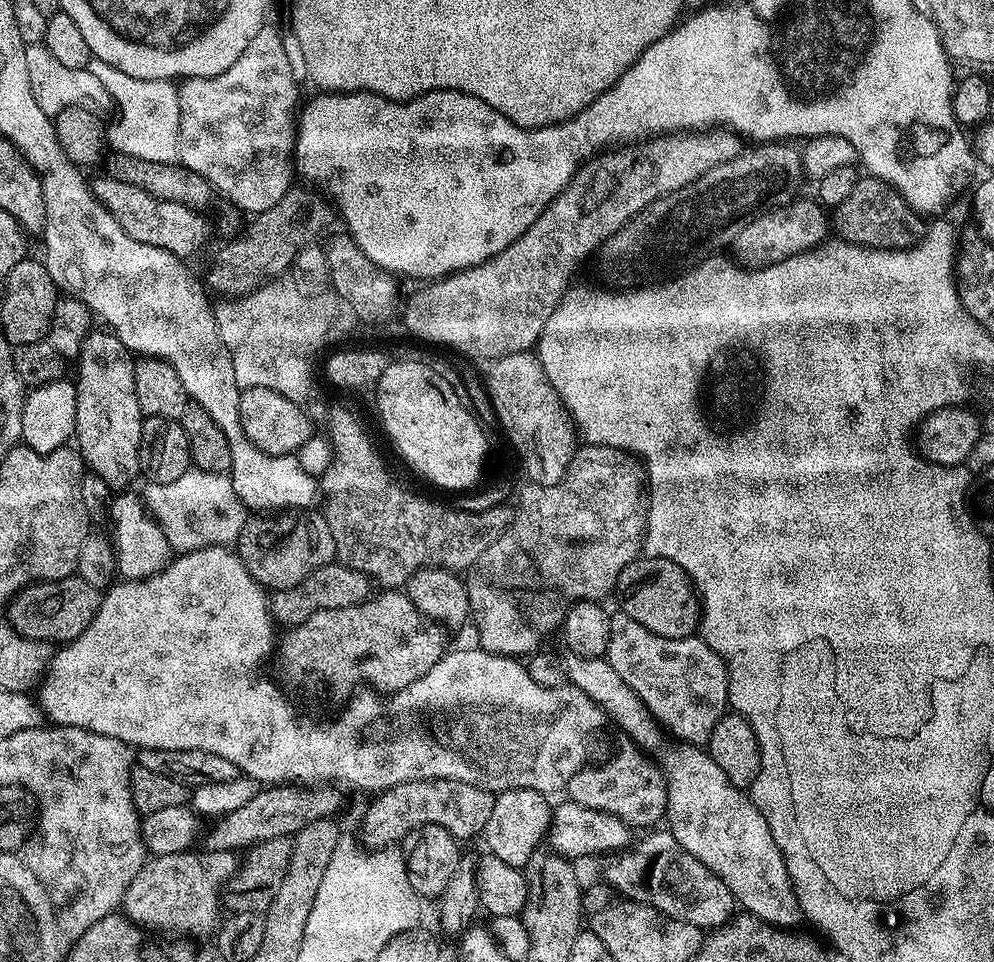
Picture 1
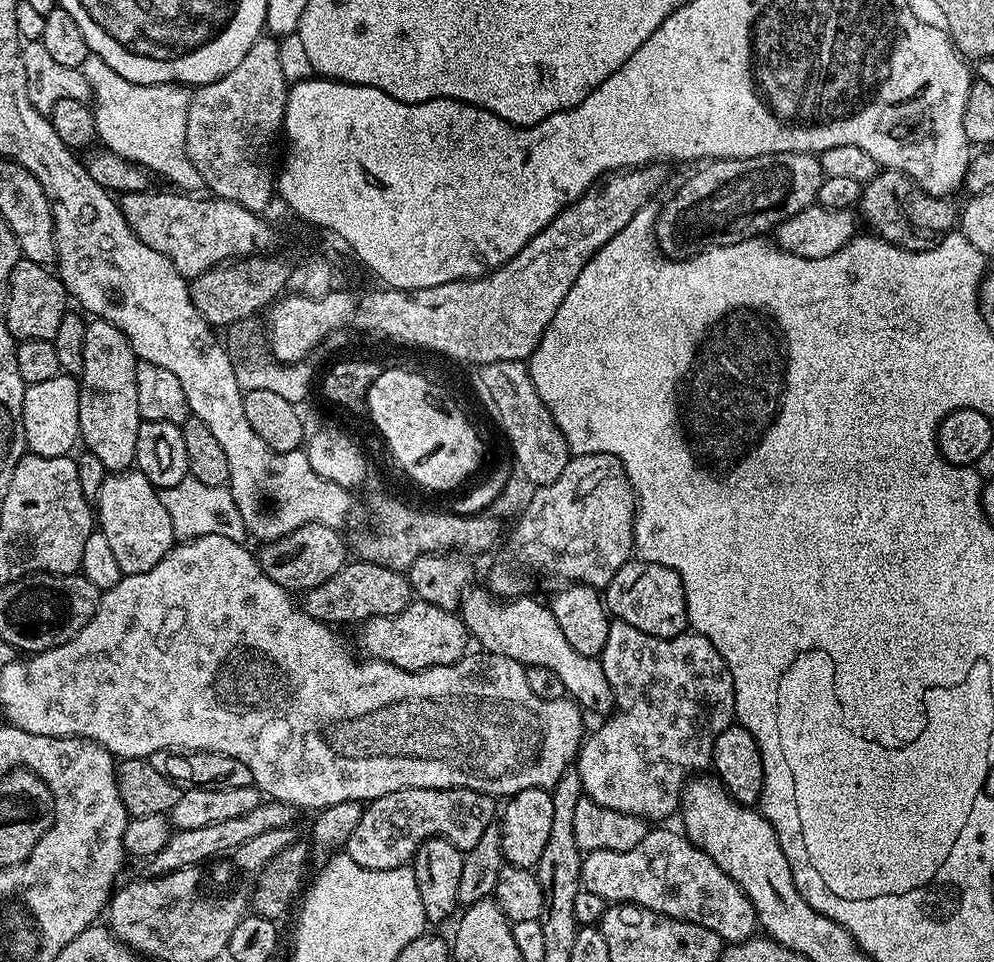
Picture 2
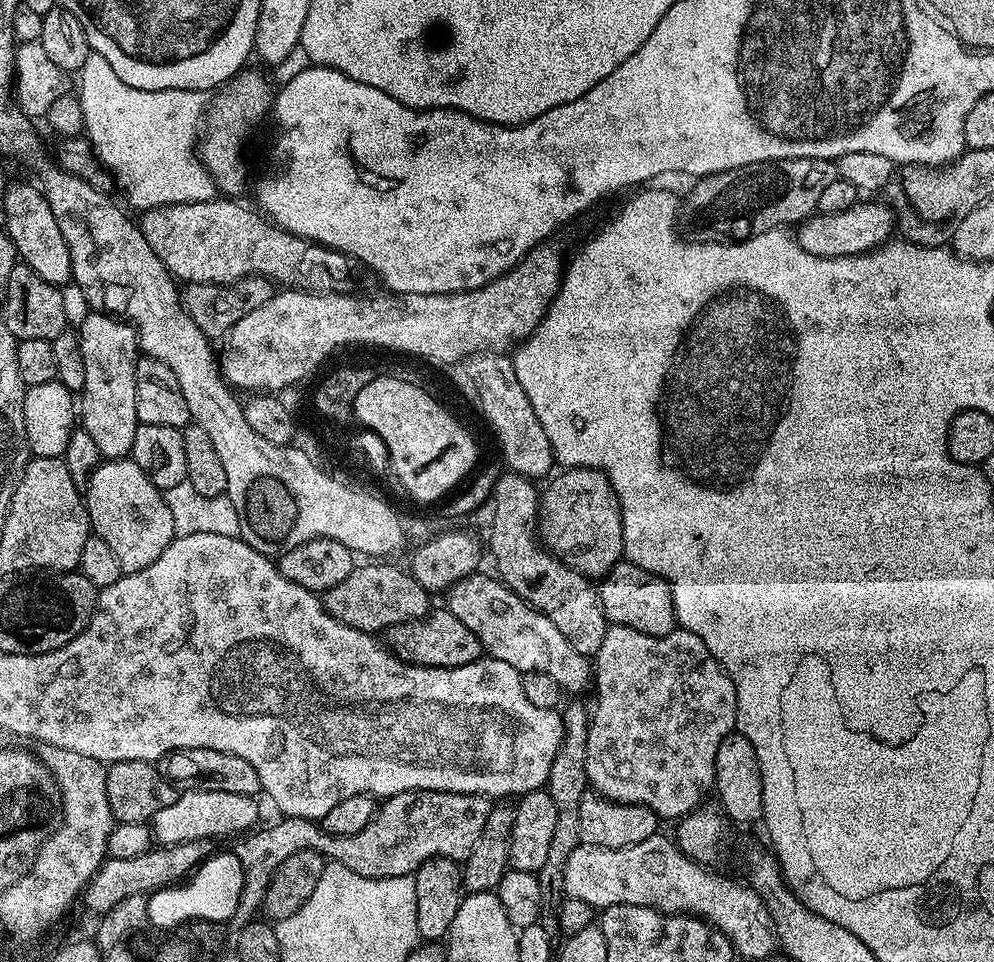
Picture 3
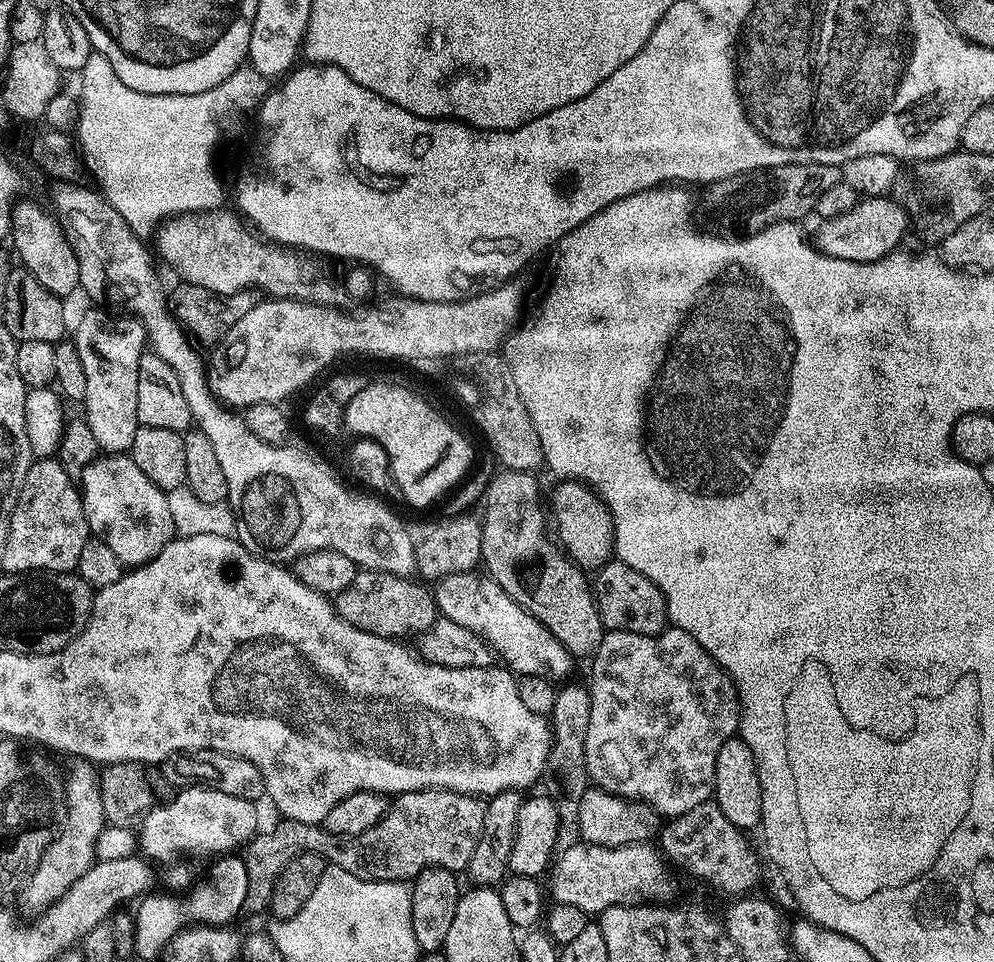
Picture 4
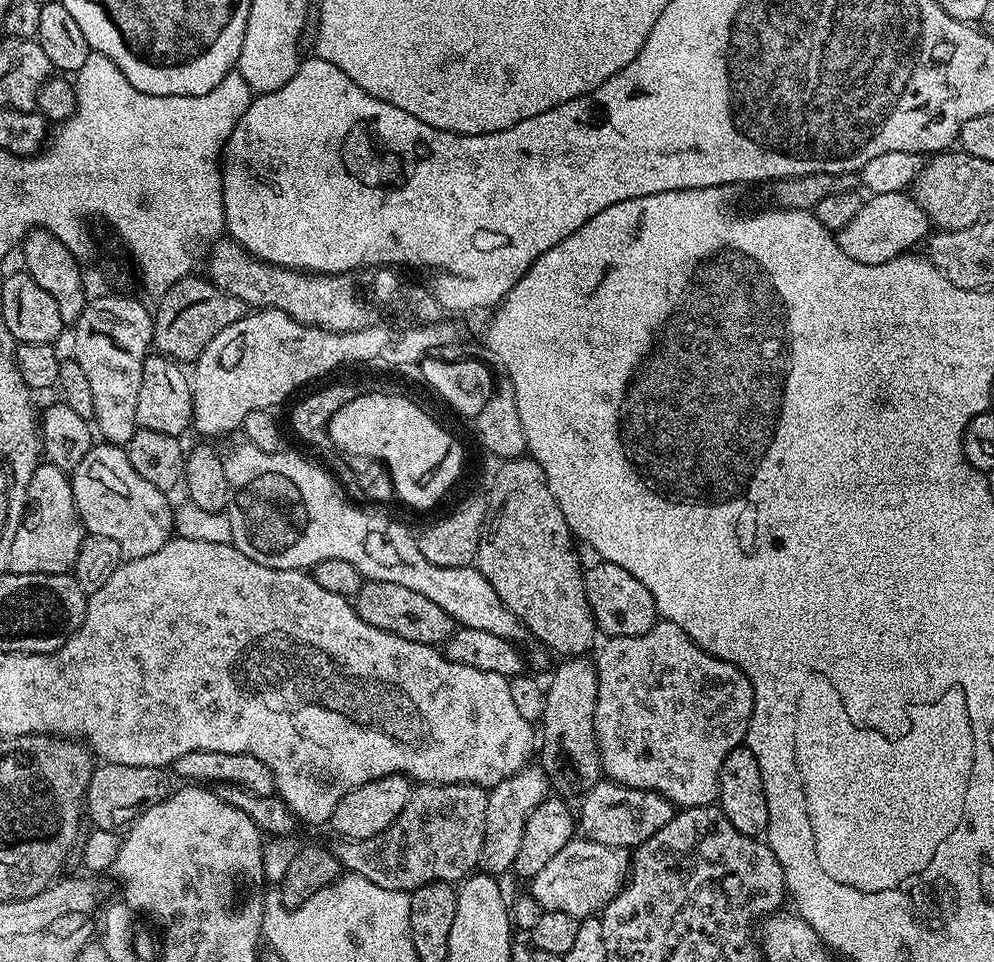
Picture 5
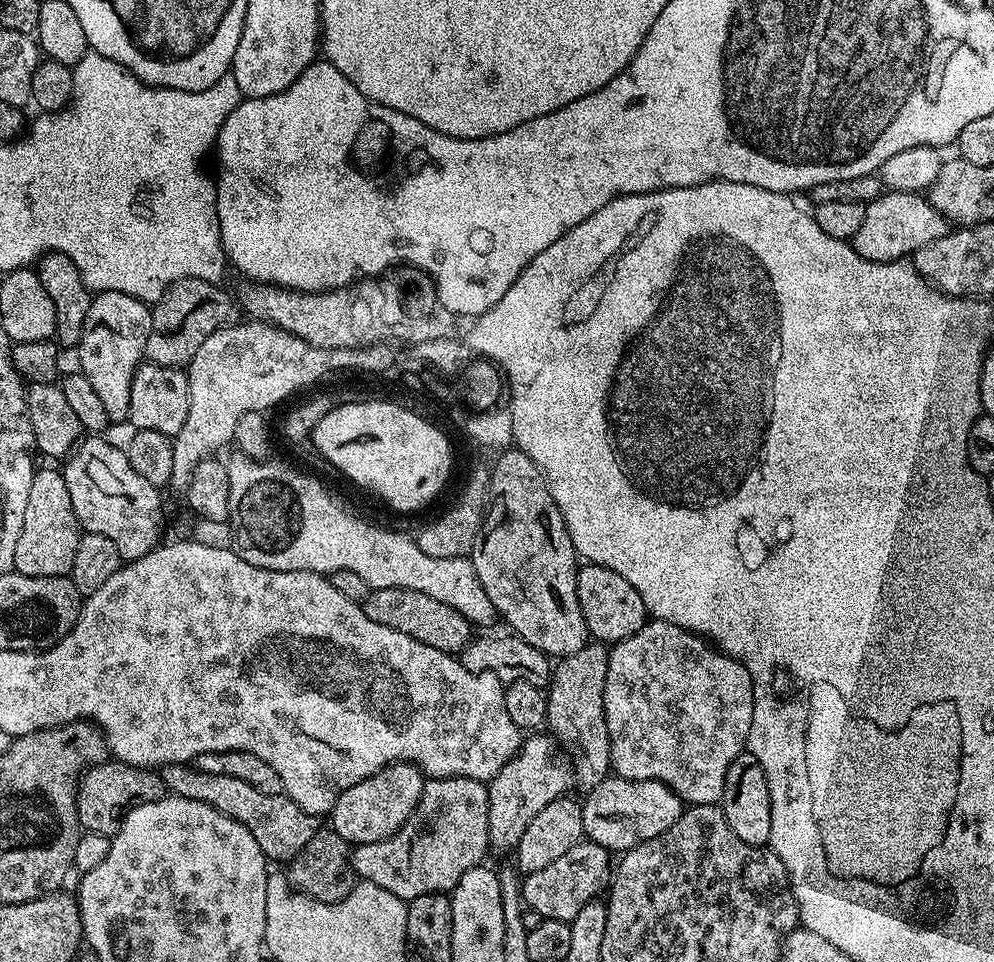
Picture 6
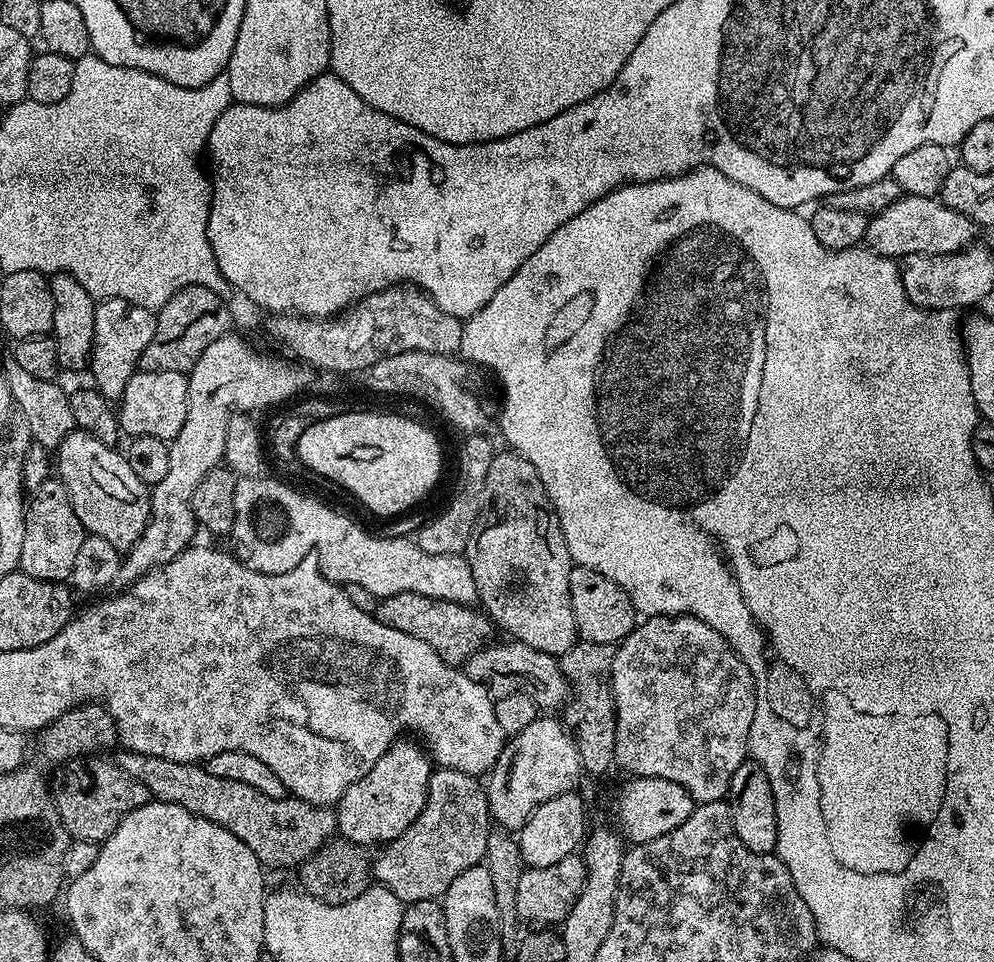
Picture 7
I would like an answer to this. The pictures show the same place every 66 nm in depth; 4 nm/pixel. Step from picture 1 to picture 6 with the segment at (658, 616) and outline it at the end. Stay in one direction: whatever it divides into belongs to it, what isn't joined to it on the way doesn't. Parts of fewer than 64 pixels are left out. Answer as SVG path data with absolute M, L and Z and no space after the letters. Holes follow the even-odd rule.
M587 562L579 565L576 573L578 582L578 606L582 606L582 618L586 618L589 637L596 642L615 642L625 640L638 630L649 619L646 606L642 602L642 594L622 578L614 570L601 564Z

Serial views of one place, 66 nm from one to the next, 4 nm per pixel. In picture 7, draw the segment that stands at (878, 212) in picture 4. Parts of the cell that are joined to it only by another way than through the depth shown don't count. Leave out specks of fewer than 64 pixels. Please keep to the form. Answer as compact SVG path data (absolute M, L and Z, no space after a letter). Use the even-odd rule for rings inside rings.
M904 194L898 202L886 206L886 210L869 219L864 238L867 247L877 256L903 258L919 252L961 252L977 239L976 232L978 233L978 225L973 220L966 218L966 214L950 210L939 198Z

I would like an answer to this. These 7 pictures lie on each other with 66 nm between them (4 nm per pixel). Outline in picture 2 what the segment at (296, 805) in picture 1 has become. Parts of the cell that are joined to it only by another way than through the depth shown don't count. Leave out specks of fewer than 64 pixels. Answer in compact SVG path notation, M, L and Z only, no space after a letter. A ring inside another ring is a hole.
M265 799L250 814L238 814L238 818L226 818L226 822L210 822L210 826L198 826L197 828L182 828L173 831L171 838L148 861L148 872L153 876L164 876L174 870L204 866L207 860L215 861L223 857L223 852L232 852L235 848L251 845L254 838L266 834L266 830L278 830L279 828L291 828L297 822L297 809L281 800Z

